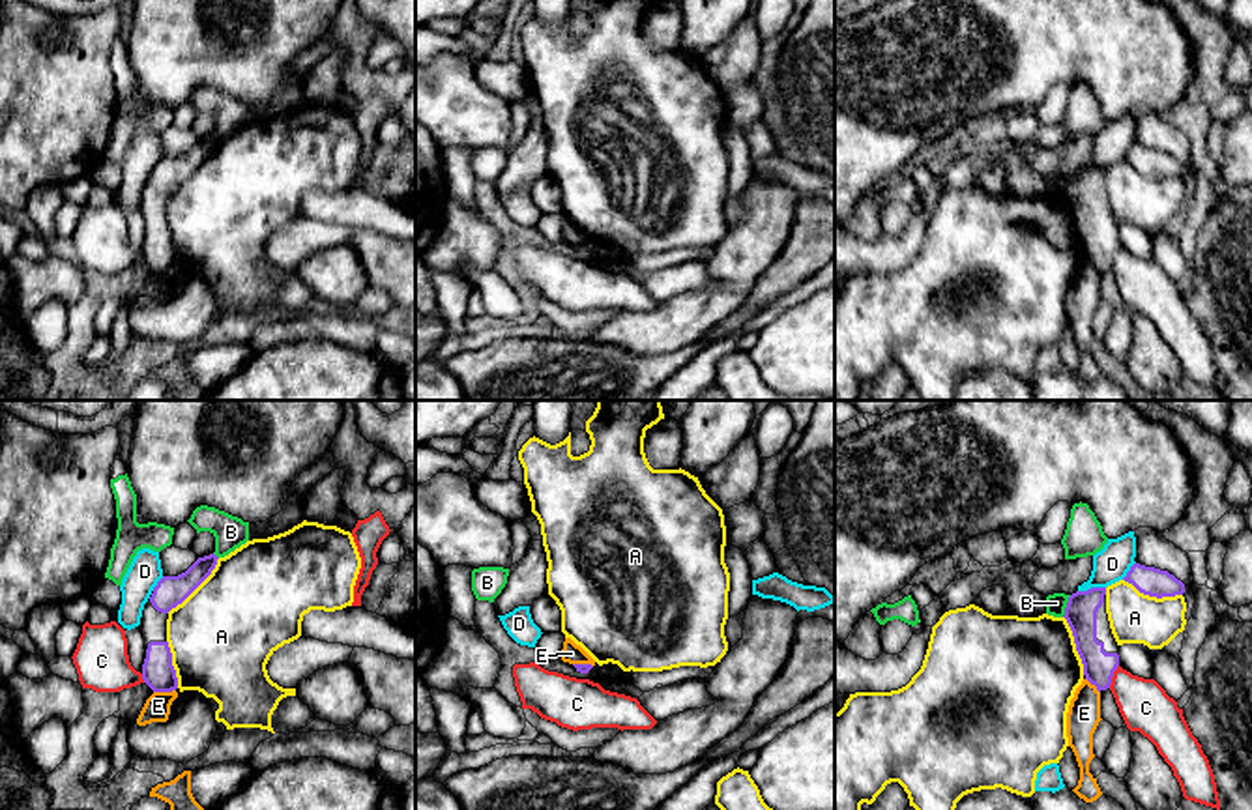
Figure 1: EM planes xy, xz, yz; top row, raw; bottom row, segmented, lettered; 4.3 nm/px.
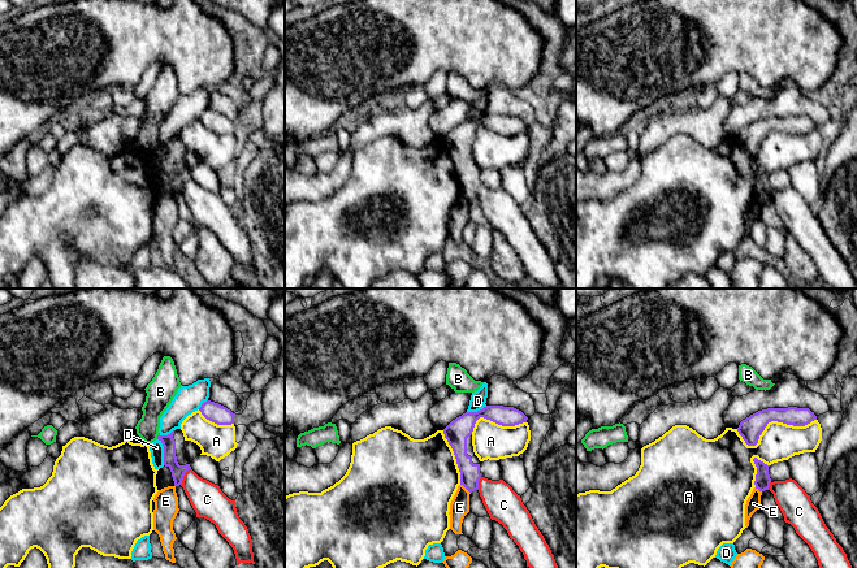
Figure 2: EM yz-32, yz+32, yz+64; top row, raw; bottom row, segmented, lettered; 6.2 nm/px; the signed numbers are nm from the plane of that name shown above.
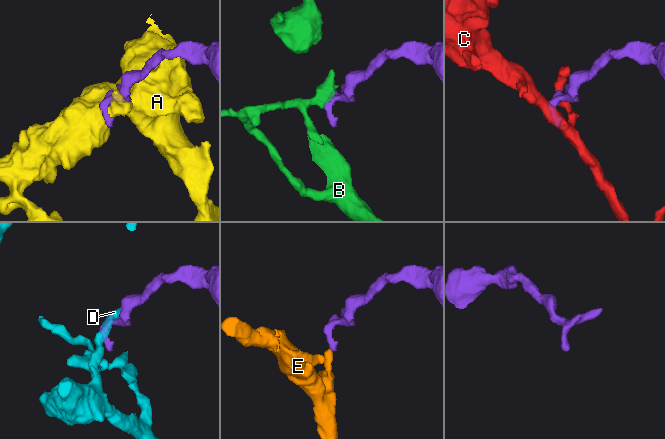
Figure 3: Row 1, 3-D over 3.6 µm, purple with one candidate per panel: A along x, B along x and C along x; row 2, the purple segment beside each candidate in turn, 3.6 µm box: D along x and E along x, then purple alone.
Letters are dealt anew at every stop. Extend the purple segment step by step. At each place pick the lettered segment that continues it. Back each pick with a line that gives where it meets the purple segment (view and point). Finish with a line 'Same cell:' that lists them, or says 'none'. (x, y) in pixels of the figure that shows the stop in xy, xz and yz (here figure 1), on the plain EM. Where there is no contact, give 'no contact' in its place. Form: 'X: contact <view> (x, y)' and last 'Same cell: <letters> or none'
Same cell: none

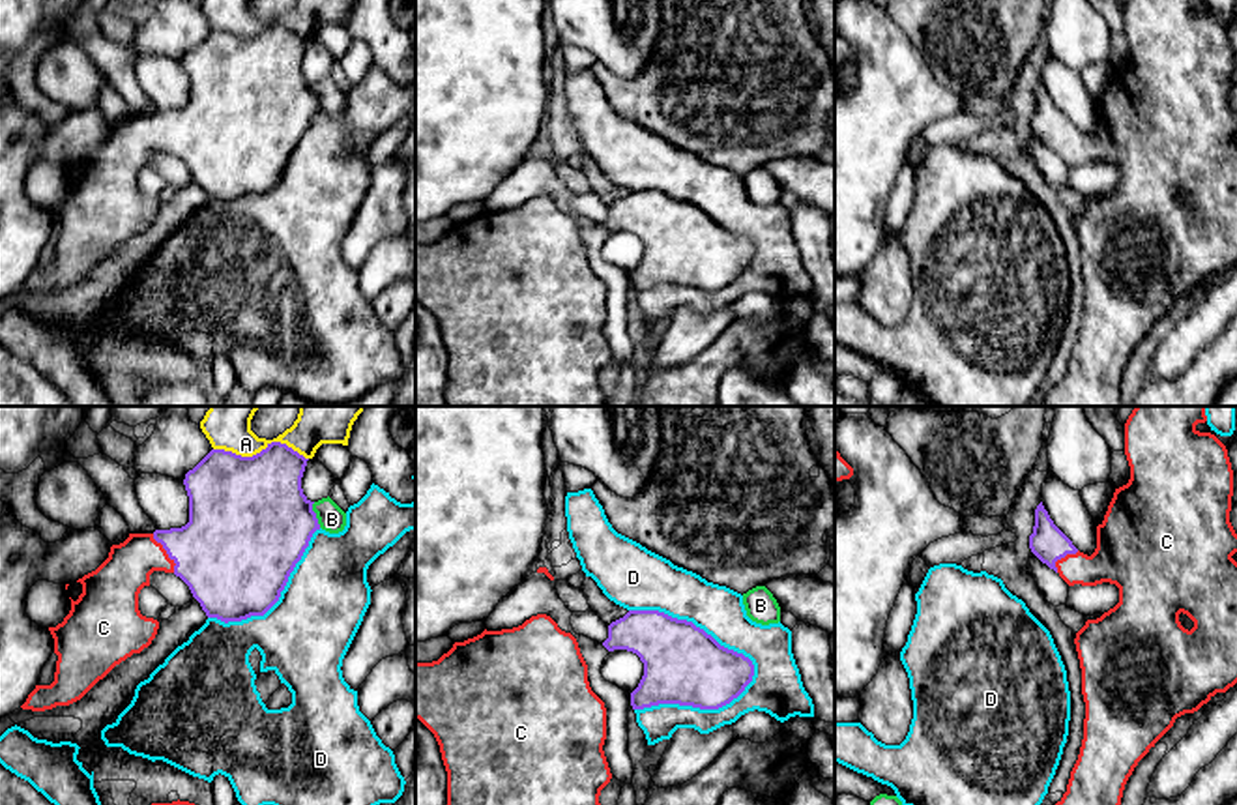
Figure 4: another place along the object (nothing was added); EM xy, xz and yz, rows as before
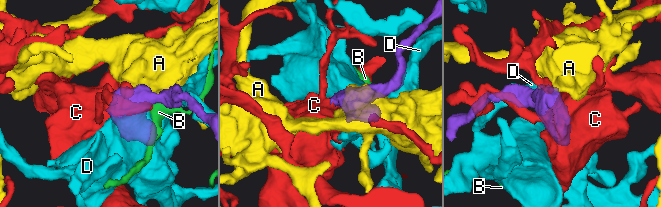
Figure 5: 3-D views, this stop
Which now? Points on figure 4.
C: contact xy (167, 133)
Same cell: C

